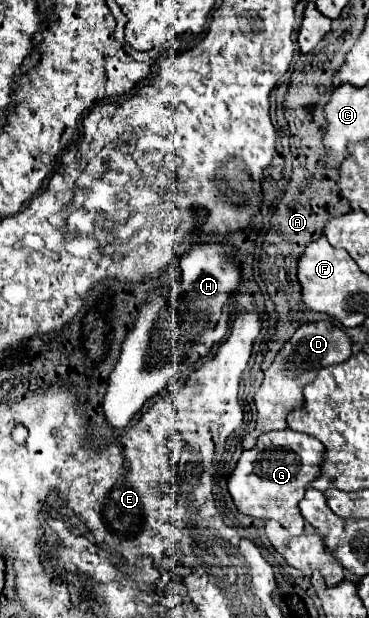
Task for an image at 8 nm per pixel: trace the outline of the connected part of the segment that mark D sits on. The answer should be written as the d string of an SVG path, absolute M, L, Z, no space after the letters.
M312 322L302 324L292 338L282 346L282 350L276 354L270 368L264 372L264 380L254 394L254 404L258 410L256 428L262 432L270 430L284 430L286 416L290 410L302 406L302 388L316 378L318 370L322 366L332 366L336 362L342 362L344 358L350 358L352 354L352 342L346 336L344 328L338 328L330 322Z

